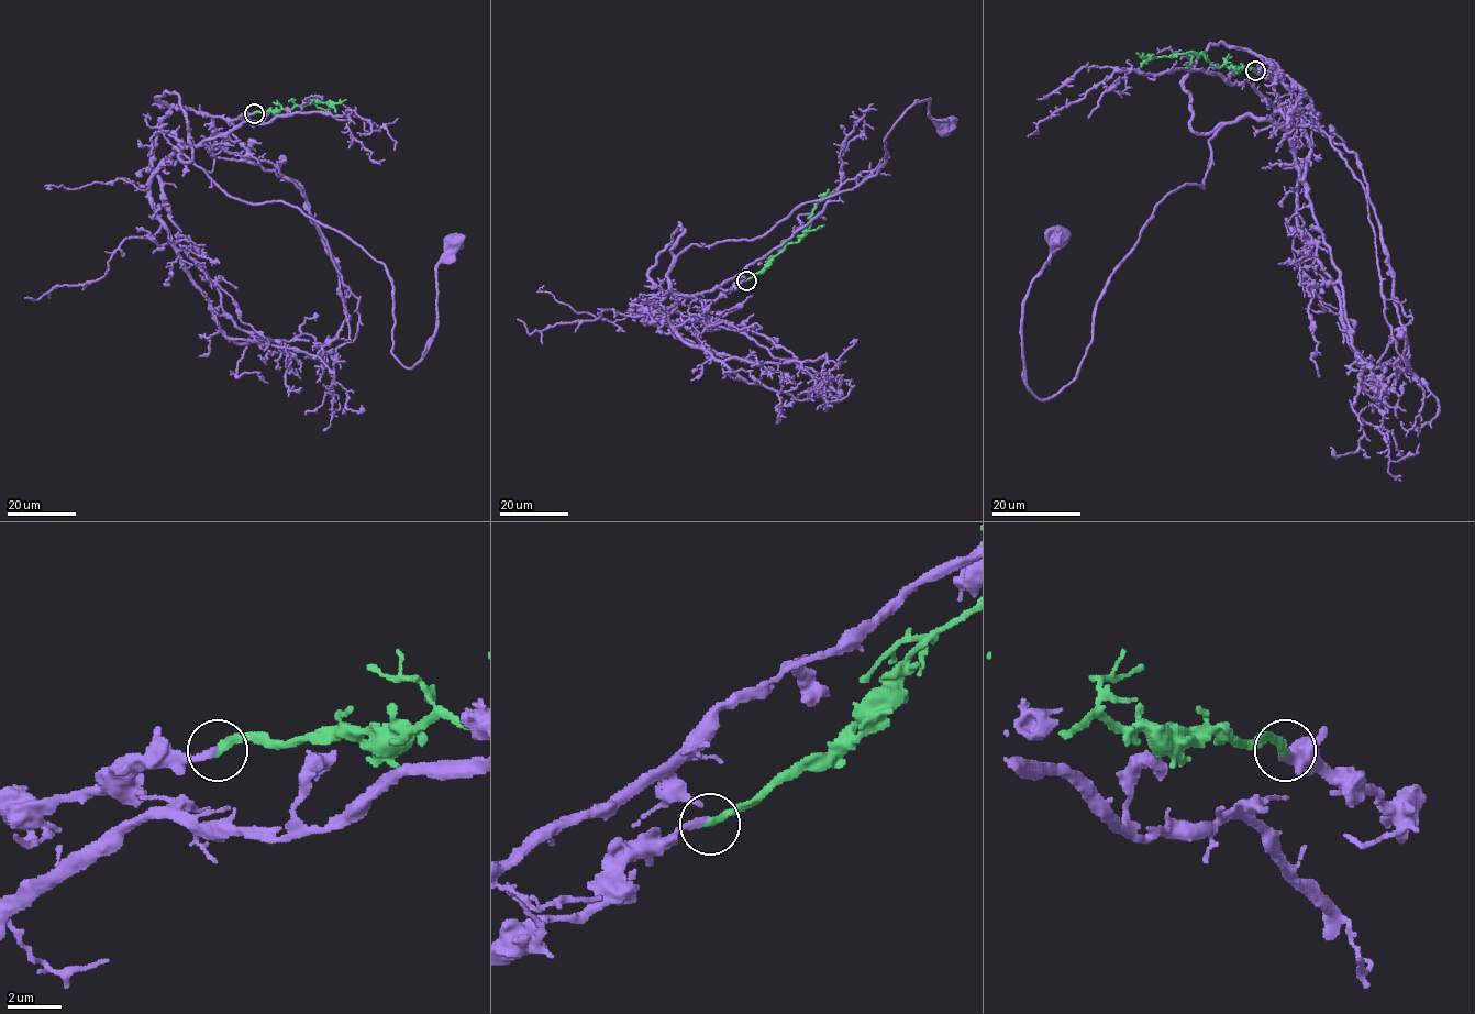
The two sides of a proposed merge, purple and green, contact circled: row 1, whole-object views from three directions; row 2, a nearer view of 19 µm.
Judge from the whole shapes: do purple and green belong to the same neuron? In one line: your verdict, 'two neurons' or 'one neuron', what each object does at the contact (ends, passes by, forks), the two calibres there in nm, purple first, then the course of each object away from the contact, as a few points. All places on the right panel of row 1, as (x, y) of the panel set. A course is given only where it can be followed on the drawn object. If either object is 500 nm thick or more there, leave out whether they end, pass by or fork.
two neurons; purple ends; green ends; calibres 240 and 320 nm; course purple (1255, 70), (1289, 92), (1208, 142), (1204, 187), (1154, 208), (1076, 376), (1040, 399), (1022, 304), (1057, 237); course green (1255, 70), (1224, 65), (1216, 67), (1202, 55), (1190, 52), (1157, 57), (1141, 57), (1137, 53)

